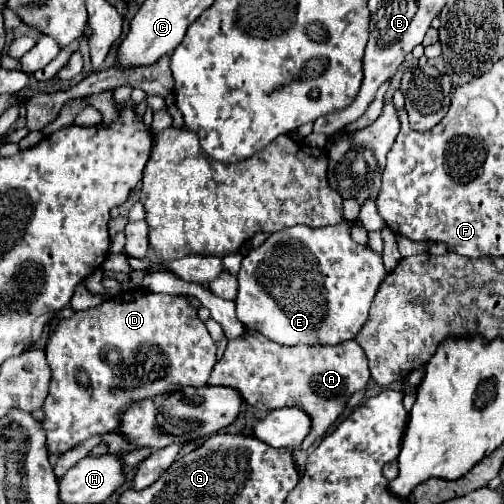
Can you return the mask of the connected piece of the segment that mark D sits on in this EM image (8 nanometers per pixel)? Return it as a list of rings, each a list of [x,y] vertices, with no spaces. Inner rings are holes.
[[[141,287],[113,295],[97,307],[75,311],[73,317],[59,321],[45,349],[49,367],[53,371],[49,395],[43,405],[47,449],[51,453],[65,453],[91,435],[115,431],[125,409],[139,399],[155,397],[185,385],[207,385],[215,365],[215,351],[215,341],[211,339],[205,323],[197,317],[197,309],[185,297],[151,293]]]

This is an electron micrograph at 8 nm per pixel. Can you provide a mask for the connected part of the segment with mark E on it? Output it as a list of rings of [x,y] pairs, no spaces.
[[[351,221],[321,229],[295,225],[271,233],[261,247],[251,249],[237,275],[239,321],[281,345],[337,345],[355,339],[385,279],[385,267],[381,255],[351,239],[351,225]]]

